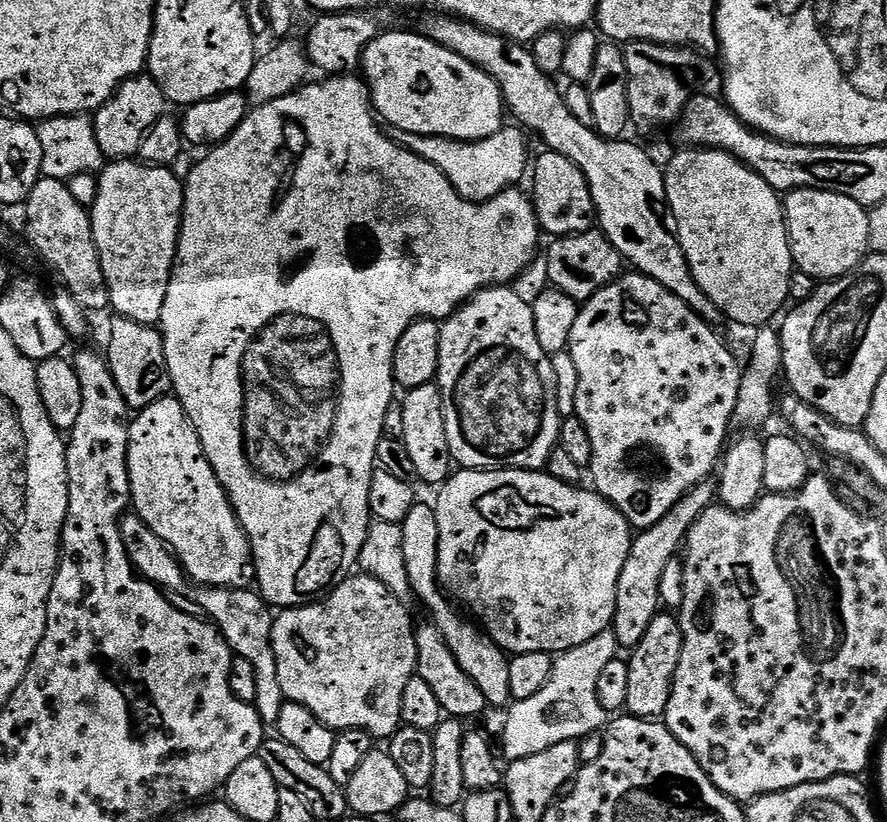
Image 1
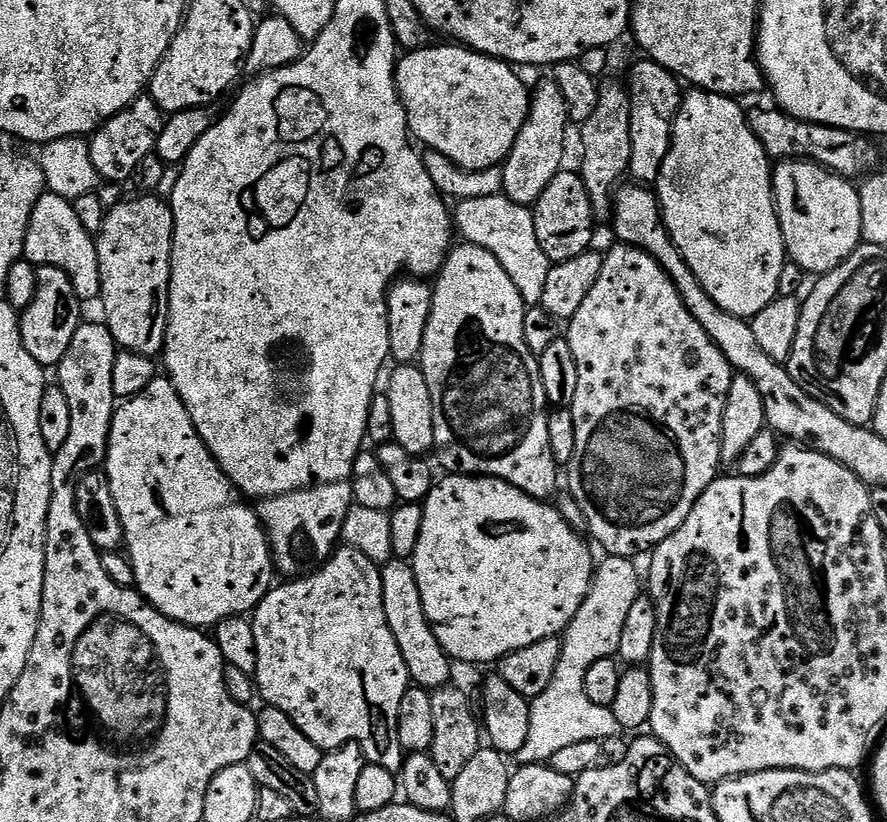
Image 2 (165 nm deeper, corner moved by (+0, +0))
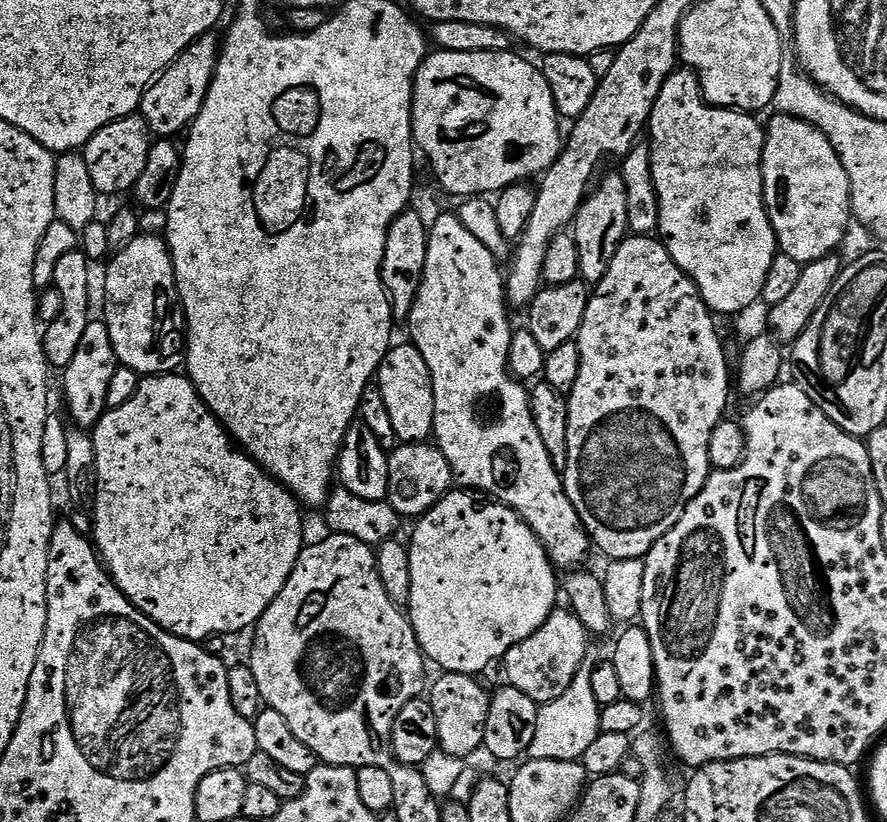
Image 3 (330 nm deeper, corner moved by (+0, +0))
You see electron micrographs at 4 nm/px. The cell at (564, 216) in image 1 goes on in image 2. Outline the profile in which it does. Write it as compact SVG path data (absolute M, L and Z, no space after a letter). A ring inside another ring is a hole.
M561 170L550 180L531 211L538 243L552 264L561 264L570 258L578 258L578 254L587 252L593 247L594 217L590 206L590 194L586 190L586 182L580 177L579 171Z

